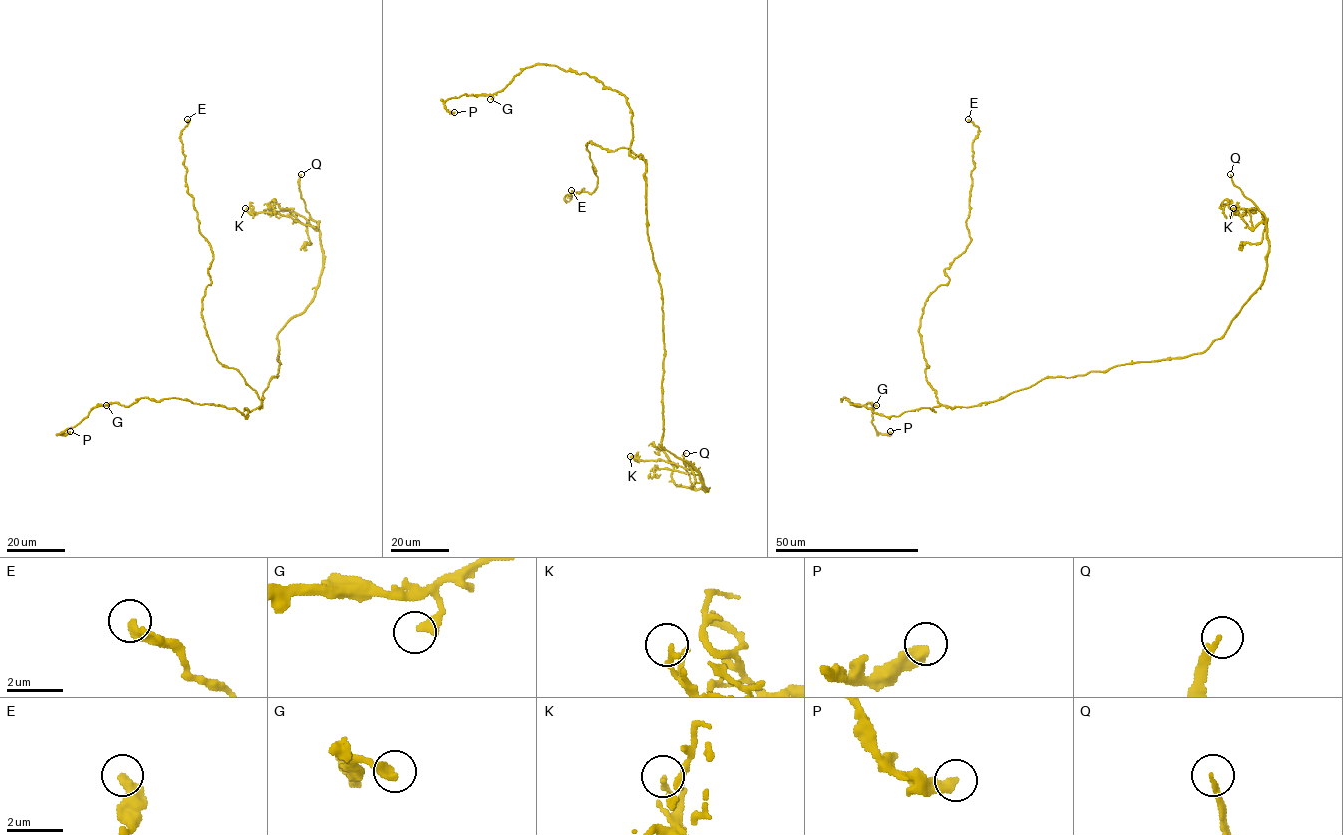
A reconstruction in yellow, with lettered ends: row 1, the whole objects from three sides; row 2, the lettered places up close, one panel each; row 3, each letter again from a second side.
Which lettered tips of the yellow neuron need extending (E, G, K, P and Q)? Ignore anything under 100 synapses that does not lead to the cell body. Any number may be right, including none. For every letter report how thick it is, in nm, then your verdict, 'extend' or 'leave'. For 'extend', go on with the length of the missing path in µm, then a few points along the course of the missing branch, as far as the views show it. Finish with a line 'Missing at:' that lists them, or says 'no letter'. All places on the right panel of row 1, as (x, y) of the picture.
E: 360 nm | leave
G: 280 nm | leave
K: 190 nm | leave
P: 380 nm | leave
Q: 180 nm | extend | 10 µm | (1230, 174), (1227, 161), (1222, 158)
Missing at: Q

